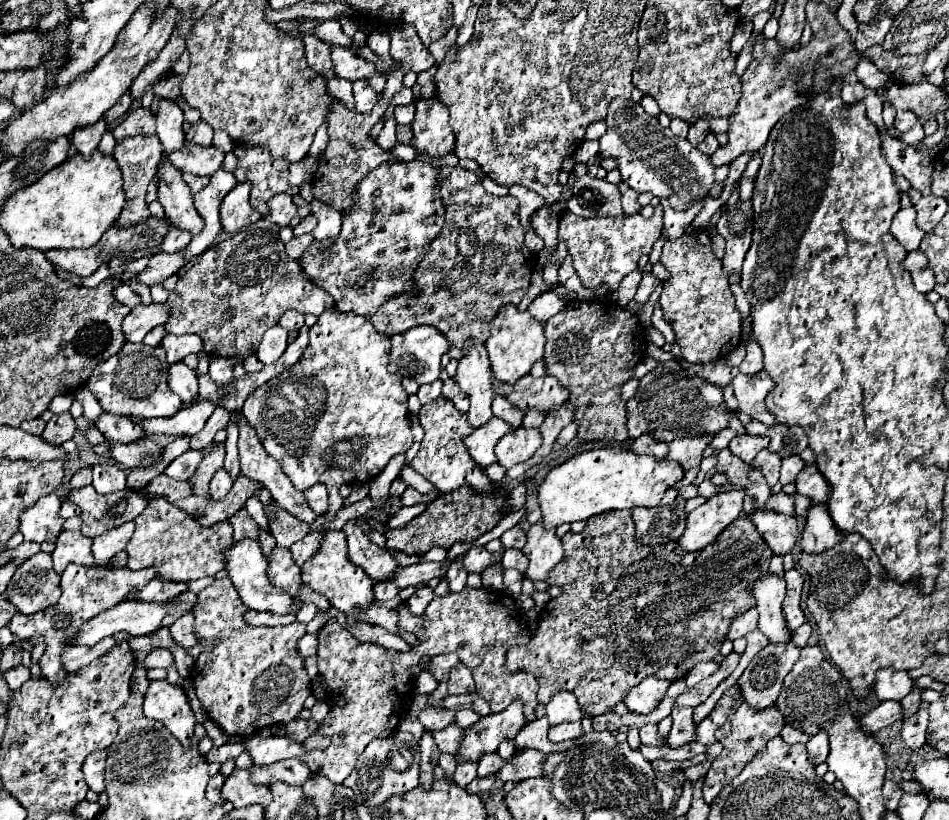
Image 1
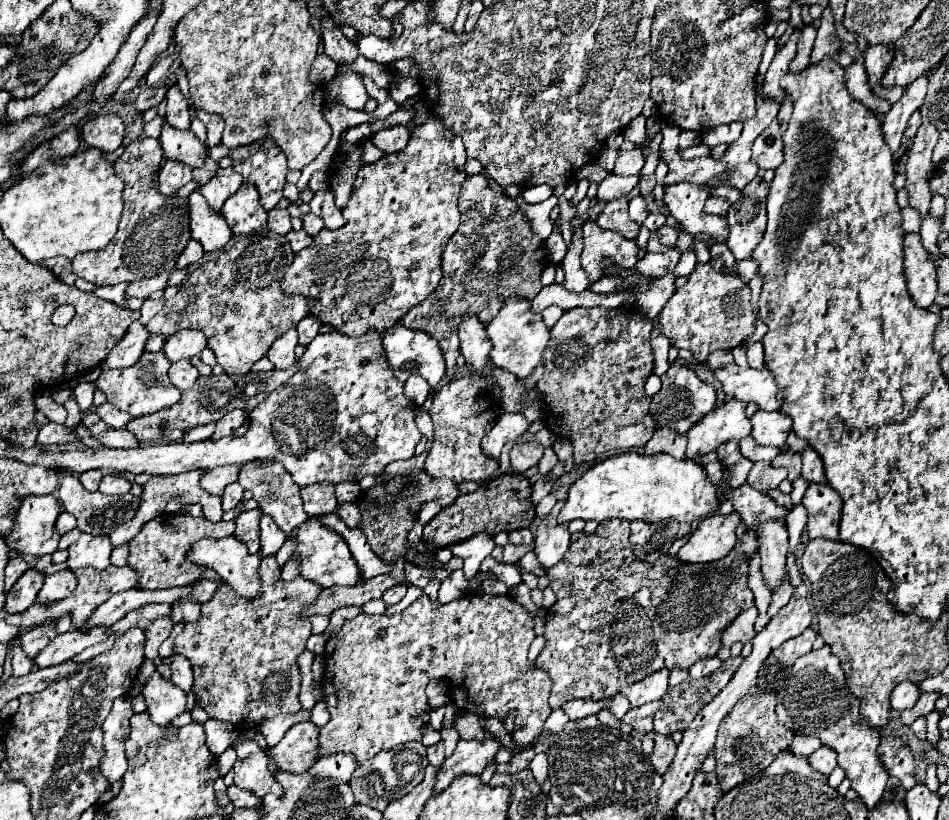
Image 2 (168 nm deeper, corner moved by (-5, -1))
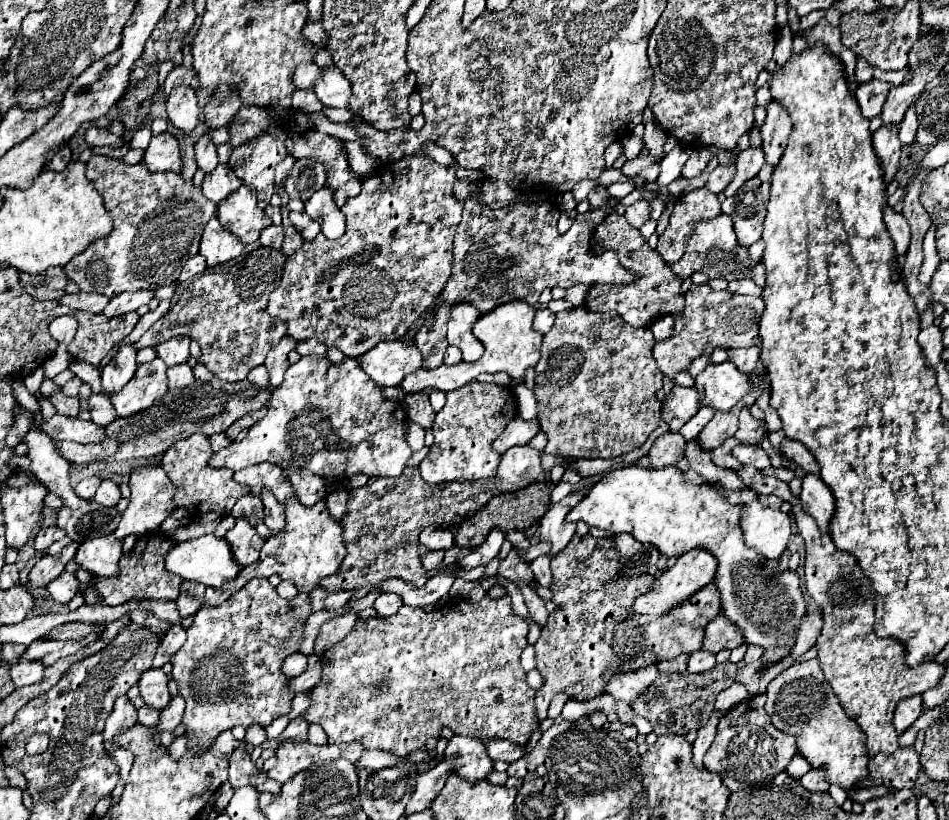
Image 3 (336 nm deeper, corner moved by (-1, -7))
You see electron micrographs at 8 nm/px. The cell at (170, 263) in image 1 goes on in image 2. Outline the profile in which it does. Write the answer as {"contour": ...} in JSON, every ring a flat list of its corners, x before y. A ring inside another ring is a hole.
{"contour":[[165,271,165,273,157,273,157,277,129,283,129,287,127,287,127,291,125,291,125,297,127,297,127,299,133,299,133,297,143,297,143,299,147,299,153,291,159,291,159,289,165,289,165,287,167,287,167,277,169,277,169,273]]}

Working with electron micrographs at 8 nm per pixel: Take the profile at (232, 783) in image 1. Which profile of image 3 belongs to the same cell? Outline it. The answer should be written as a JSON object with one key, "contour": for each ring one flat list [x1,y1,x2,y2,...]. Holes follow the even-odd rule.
{"contour":[[235,749,231,753,231,763,229,763,229,783,239,789,243,785,251,785,255,787,259,793,269,791,273,795,281,793,281,785,273,779,267,777,267,773,263,769,257,769,255,763,251,761,247,751]]}

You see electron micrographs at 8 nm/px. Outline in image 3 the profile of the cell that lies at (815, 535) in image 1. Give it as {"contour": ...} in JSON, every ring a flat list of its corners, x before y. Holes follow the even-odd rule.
{"contour":[[805,475,799,499,805,513,811,515,817,521,817,527,827,533,833,519,831,515,835,513,835,497,831,495,831,489,819,479,819,475]]}

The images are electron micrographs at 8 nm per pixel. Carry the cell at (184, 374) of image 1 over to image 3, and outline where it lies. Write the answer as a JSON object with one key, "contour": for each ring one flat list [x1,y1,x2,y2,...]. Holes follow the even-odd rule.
{"contour":[[181,363,181,365,167,369,167,377,169,377,169,389,183,389,195,381,193,371,187,363]]}

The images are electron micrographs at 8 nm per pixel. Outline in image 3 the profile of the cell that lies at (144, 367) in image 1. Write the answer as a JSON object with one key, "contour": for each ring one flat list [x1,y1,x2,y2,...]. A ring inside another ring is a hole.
{"contour":[[157,357,151,363,141,363,135,377,117,395,109,395,119,417,139,413,157,403,167,393,167,365]]}

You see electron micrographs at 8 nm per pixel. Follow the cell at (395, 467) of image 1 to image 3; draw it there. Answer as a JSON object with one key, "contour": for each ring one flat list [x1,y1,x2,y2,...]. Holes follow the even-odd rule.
{"contour":[[409,423,409,427,407,427,407,439,409,439,409,447,413,451,419,451,425,445,425,429,421,425]]}

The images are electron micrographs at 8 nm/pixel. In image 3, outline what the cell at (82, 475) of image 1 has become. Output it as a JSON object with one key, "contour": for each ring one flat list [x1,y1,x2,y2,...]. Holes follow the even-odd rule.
{"contour":[[87,477,87,479,83,479,83,481,75,487,75,493,77,493,81,499,93,499,99,483,101,483,99,477]]}

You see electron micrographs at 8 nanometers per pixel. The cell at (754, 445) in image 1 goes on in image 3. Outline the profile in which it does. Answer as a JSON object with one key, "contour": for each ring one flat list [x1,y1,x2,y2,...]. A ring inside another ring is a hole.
{"contour":[[737,445,737,447,733,449,733,455,735,455,735,459,737,459,741,465,753,465,753,467,757,467,757,469,767,469,767,467,771,467,769,455,767,455,761,447]]}

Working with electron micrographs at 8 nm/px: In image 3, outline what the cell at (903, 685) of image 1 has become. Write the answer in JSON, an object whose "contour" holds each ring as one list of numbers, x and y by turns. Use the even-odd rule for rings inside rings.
{"contour":[[921,695,901,699,901,703,895,709,895,717,893,717,893,725,897,733,903,733,909,725,913,725,919,715,921,715]]}

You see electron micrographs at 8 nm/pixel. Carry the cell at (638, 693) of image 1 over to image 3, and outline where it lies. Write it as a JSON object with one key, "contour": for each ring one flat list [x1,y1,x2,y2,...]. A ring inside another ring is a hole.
{"contour":[[645,667,633,673,625,673,625,675,617,675,613,677,605,691,611,693,615,697,615,701,623,701,623,703,631,703,633,699,637,699,637,695,641,695,641,691,647,691,653,685,653,679,659,675,657,667]]}

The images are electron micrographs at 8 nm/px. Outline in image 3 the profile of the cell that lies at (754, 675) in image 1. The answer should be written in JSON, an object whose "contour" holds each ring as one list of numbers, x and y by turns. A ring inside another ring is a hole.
{"contour":[[807,615,807,619,803,621,801,629,799,629,799,635,797,635,797,643,795,647,791,649,791,659,799,659,807,649,811,649,815,645,815,639,821,631,821,625,823,625,823,619,821,615]]}

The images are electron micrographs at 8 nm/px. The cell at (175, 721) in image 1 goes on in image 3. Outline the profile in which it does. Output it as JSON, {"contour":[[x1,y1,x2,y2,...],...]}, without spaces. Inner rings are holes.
{"contour":[[149,669,141,675,139,679,139,691,141,691,141,699,145,705,153,707,153,709,167,709,171,695,167,689,167,675,161,669]]}

